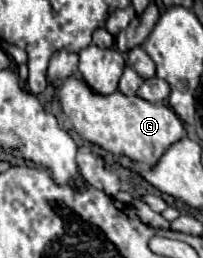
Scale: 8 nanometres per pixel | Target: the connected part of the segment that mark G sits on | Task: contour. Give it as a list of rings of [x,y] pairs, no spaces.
[[[70,78],[60,84],[60,104],[74,130],[88,142],[118,154],[128,156],[134,162],[154,166],[170,144],[186,136],[182,120],[176,112],[164,104],[152,104],[138,96],[122,96],[114,92],[110,96],[94,94],[80,78]]]

